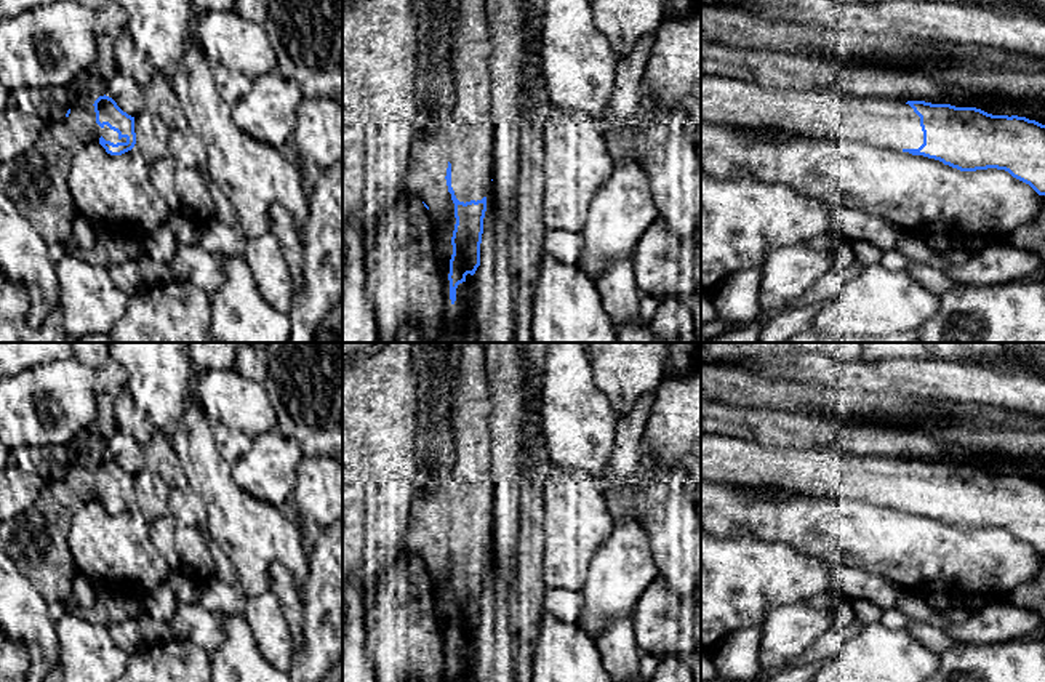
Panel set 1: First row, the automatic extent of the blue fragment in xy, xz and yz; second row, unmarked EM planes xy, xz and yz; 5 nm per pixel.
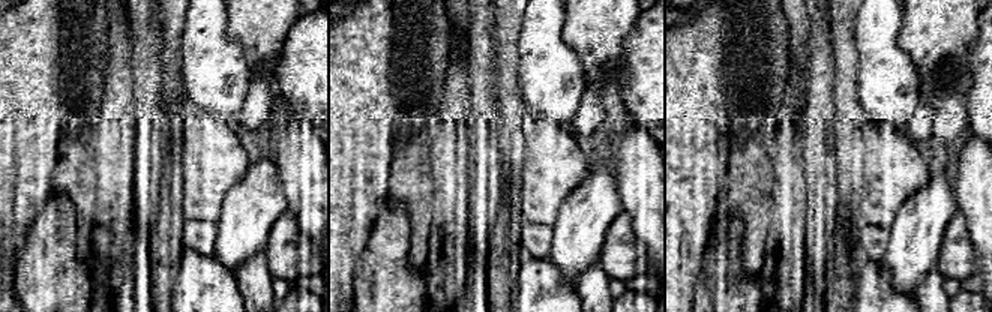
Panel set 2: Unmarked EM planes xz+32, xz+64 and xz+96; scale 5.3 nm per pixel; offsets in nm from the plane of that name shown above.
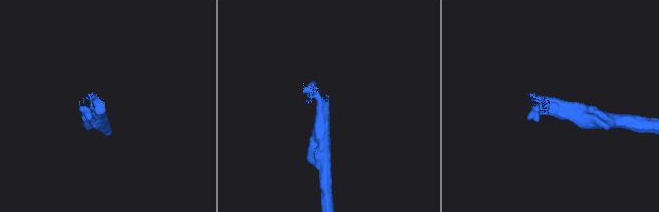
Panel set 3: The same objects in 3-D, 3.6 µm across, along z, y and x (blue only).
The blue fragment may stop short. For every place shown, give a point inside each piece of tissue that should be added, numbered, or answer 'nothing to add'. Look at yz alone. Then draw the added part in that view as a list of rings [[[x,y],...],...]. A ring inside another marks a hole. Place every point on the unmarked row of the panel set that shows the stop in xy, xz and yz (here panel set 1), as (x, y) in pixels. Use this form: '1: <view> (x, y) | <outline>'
1: yz (816, 471) | [[[701,434],[701,479],[731,487],[786,488],[807,496],[847,496],[880,506],[919,507],[923,503],[920,475],[904,459],[874,455],[842,455],[829,447],[779,448],[746,439]]]

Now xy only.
1: xy (109, 493) | [[[104,483],[104,487],[102,487],[102,496],[106,498],[106,499],[110,499],[110,501],[114,501],[114,503],[117,503],[117,501],[126,501],[126,496],[118,496],[118,491],[117,490],[114,490],[114,488],[110,488],[107,483]]]

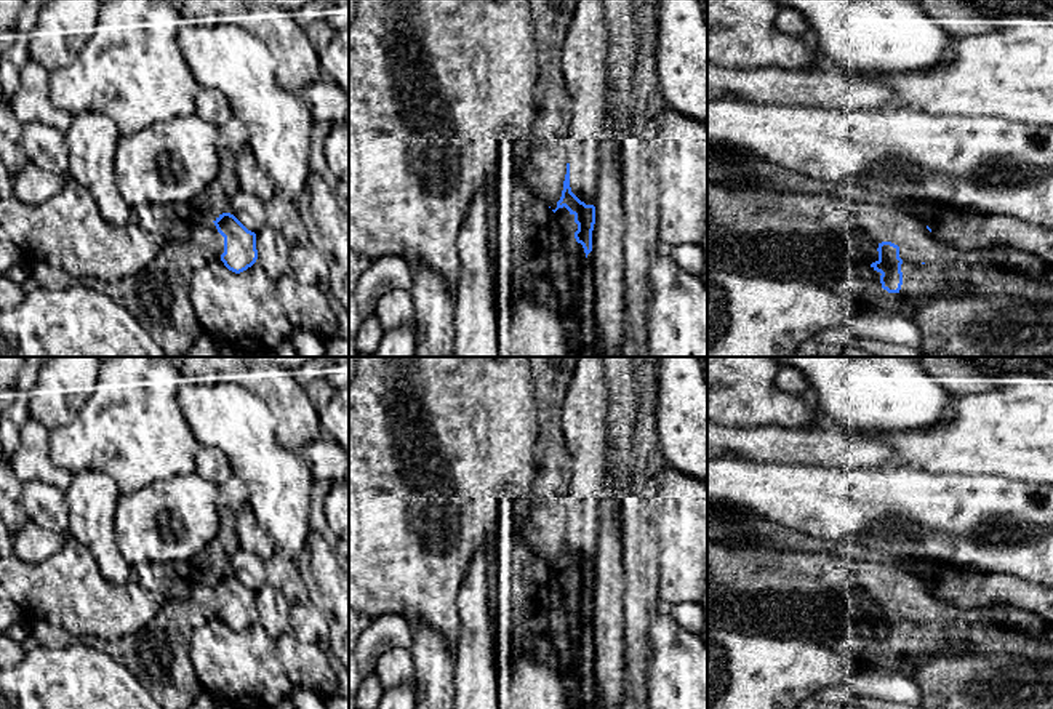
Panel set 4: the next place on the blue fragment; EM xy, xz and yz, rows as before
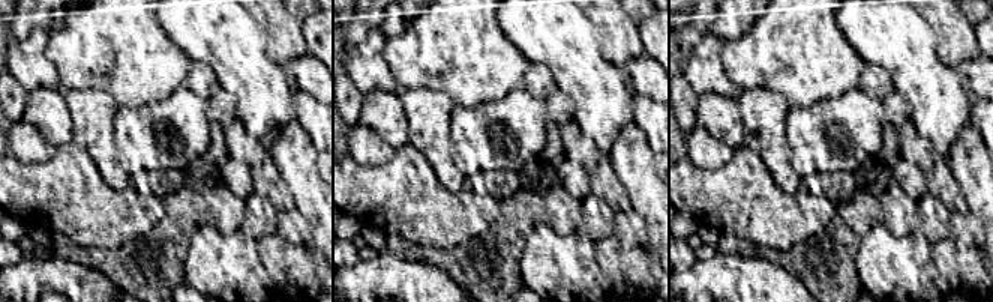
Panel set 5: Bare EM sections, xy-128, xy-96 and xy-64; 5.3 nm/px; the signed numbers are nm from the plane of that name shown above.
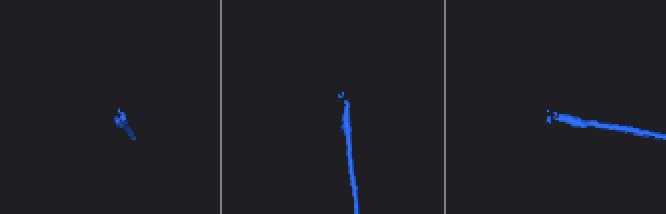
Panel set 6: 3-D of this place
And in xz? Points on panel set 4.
1: xz (584, 421) | [[[578,357],[562,410],[567,450],[573,459],[573,479],[565,509],[571,551],[586,563],[594,563],[597,555],[600,495],[610,451],[607,415],[605,357]]]

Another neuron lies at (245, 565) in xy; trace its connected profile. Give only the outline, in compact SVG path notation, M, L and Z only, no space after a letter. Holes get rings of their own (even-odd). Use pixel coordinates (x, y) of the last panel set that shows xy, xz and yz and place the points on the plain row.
M238 549L232 557L224 560L227 571L234 573L248 589L258 592L267 586L264 560L254 552Z

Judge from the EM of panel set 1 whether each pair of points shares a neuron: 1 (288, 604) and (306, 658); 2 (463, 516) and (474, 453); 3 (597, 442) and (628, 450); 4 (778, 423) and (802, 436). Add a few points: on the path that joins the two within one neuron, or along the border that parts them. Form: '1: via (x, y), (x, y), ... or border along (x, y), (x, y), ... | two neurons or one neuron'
1: border along (301, 607), (301, 644), (295, 649) | two neurons
2: via (471, 500), (472, 469) | one neuron
3: border along (616, 417), (615, 449), (608, 463) | two neurons
4: via (784, 429), (796, 431) | one neuron

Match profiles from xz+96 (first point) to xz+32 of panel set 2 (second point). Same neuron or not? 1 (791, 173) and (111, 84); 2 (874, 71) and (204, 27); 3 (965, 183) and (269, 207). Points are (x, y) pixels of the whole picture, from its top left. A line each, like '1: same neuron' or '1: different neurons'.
1: same neuron
2: same neuron
3: different neurons

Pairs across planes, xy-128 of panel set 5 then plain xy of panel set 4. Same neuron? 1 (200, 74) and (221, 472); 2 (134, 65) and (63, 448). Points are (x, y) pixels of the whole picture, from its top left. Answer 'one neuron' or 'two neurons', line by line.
1: one neuron
2: one neuron

